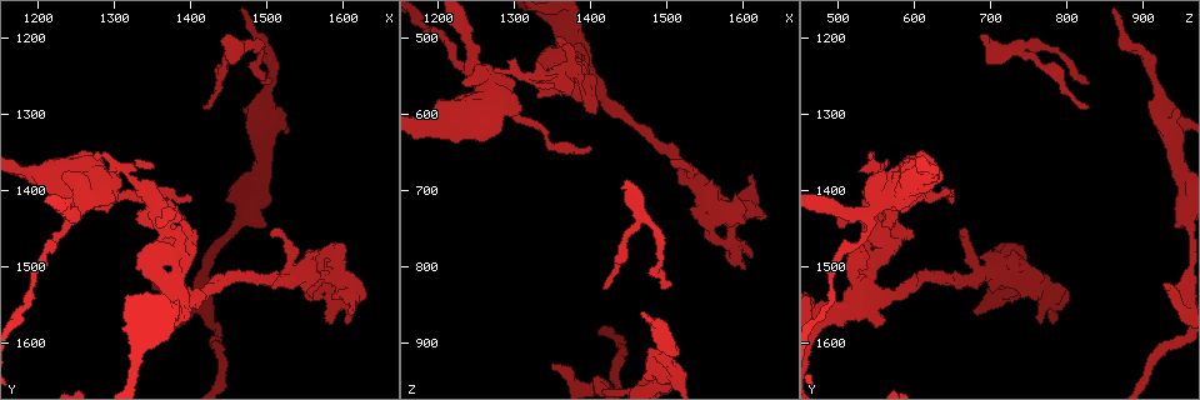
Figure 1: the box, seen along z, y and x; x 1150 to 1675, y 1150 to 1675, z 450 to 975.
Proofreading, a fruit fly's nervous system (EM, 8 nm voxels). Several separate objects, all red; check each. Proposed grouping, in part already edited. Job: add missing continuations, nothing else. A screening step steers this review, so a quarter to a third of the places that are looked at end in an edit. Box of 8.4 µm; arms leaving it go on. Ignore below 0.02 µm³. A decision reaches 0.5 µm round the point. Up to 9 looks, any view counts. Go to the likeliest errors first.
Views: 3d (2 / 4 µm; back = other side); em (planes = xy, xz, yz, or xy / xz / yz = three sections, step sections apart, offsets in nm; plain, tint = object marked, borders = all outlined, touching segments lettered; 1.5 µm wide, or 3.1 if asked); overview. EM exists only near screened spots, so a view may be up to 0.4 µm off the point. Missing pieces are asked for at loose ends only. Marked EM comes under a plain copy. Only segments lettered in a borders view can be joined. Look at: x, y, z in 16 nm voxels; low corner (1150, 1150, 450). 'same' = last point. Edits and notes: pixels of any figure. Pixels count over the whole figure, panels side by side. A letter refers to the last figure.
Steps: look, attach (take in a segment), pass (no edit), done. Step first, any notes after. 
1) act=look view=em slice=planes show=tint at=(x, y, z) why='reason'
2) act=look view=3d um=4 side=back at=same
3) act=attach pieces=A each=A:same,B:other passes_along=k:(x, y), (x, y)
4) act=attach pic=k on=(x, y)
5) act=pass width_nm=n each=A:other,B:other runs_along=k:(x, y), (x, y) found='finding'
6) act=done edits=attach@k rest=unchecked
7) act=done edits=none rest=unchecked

act=look view=3d um=2 at=(1450, 1195, 685) why='free end'

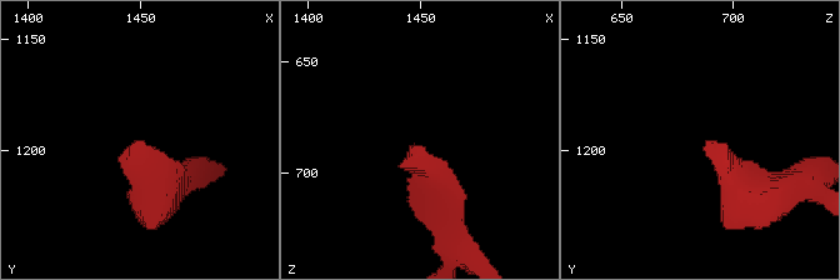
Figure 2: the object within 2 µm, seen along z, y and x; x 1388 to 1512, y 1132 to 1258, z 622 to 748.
act=look view=em slice=planes show=borders at=(1449, 1197, 688)

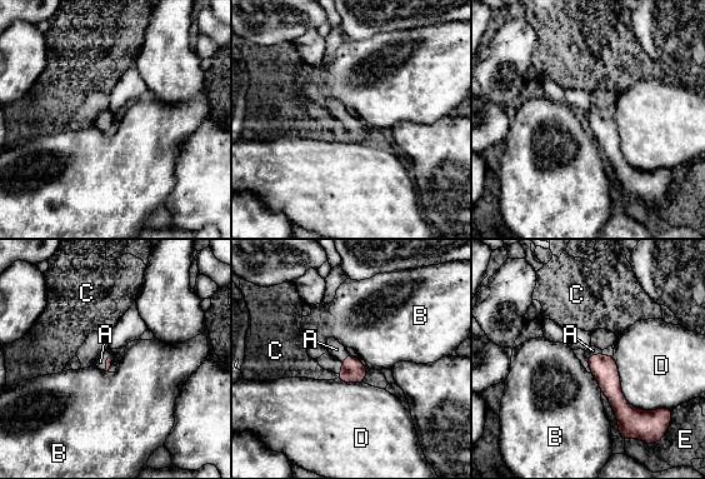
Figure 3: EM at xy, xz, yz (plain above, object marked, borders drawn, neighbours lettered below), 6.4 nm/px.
act=attach pieces=A longest_contact=D:480nm each=A:same,B:other,C:other,D:other,E:other found='the neuron continues'

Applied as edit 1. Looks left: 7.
act=look view=3d um=4 at=(1350, 1525, 925) why='branch stops here'

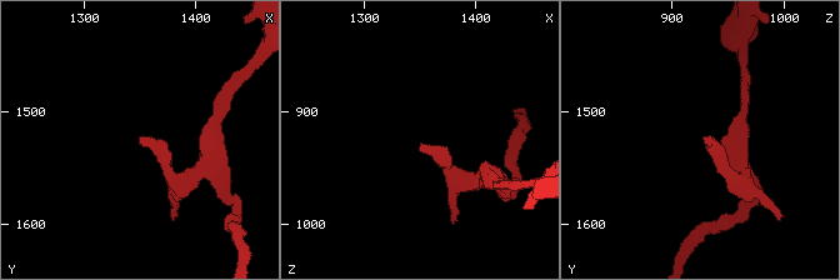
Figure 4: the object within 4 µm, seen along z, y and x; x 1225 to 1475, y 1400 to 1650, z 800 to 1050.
act=look view=em slice=planes show=borders at=(1348, 1522, 930)

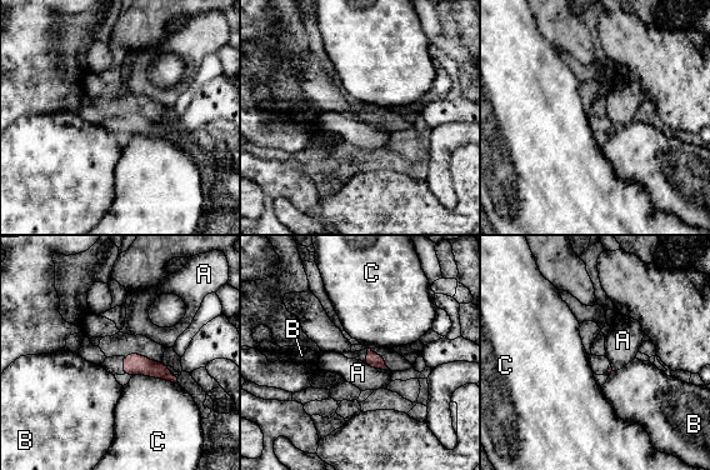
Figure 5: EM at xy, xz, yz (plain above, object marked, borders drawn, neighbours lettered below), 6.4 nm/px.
act=pass each=A:other,B:other,C:other border=5:(363, 360), (371, 366), (389, 370) found='no lettered segment goes on from it'

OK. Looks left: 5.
act=look view=3d um=4 at=(1410, 1455, 600) why='free end'

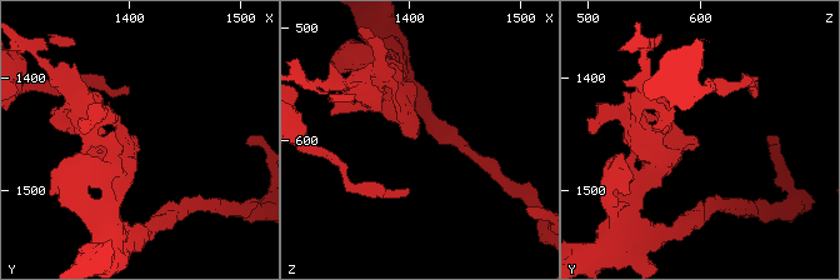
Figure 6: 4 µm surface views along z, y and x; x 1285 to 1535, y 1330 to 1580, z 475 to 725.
act=look view=em slice=planes show=tint at=(1406, 1452, 596)

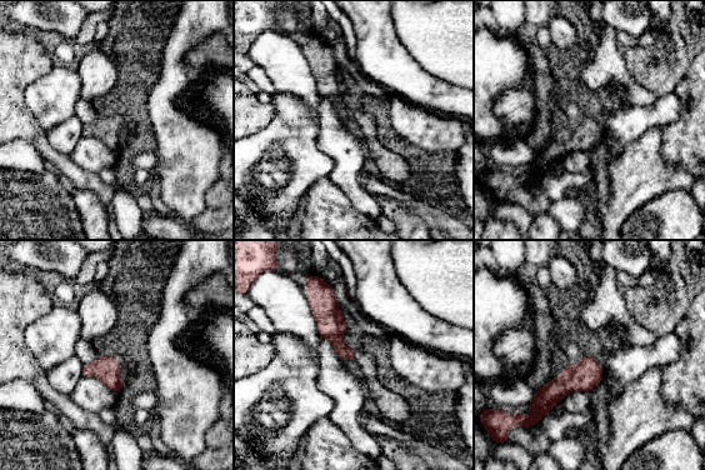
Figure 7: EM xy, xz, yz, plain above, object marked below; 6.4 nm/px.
act=look view=em slice=planes show=borders at=same why='see the neighbours'

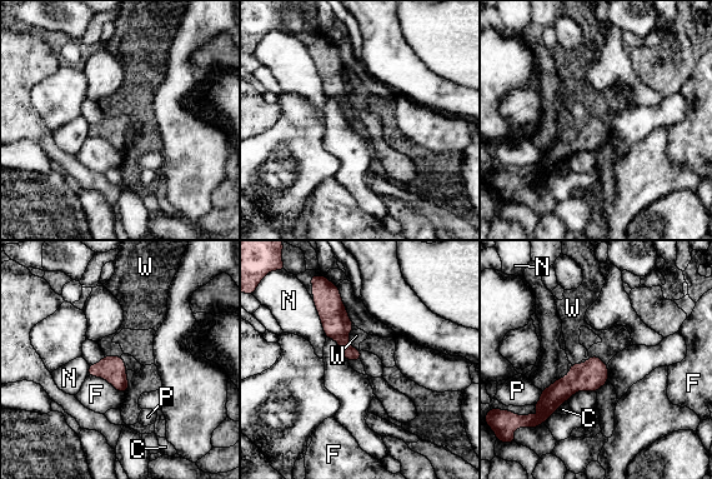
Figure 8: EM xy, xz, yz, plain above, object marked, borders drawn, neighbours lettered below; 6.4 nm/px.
act=pass each=C:other,F:other,N:other,P:other,W:other runs_along=8:(603, 367), (563, 388), (542, 408) found='none of them fits'

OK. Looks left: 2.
act=done edits=attach@3 rest=unchecked

